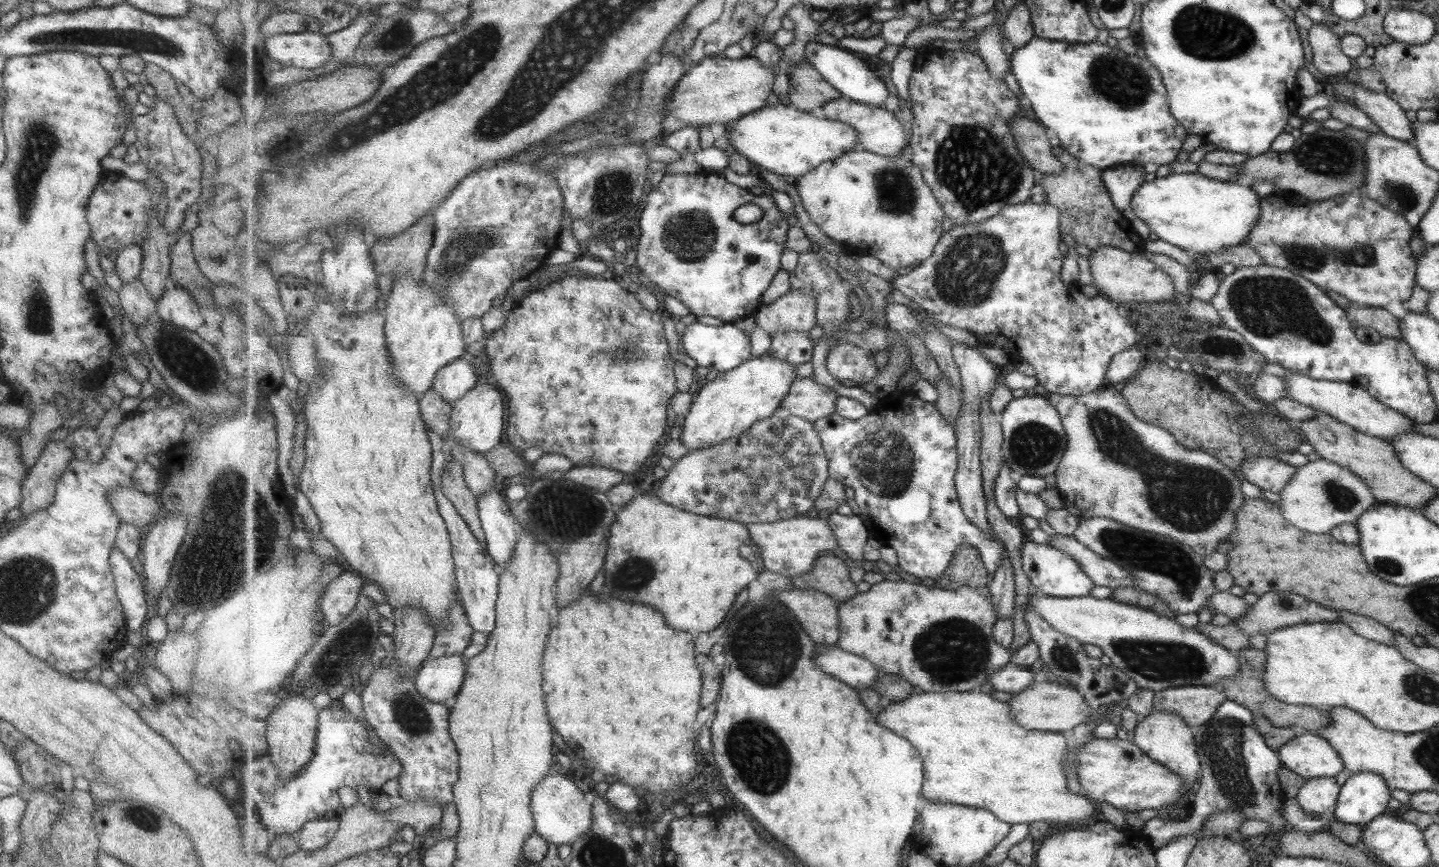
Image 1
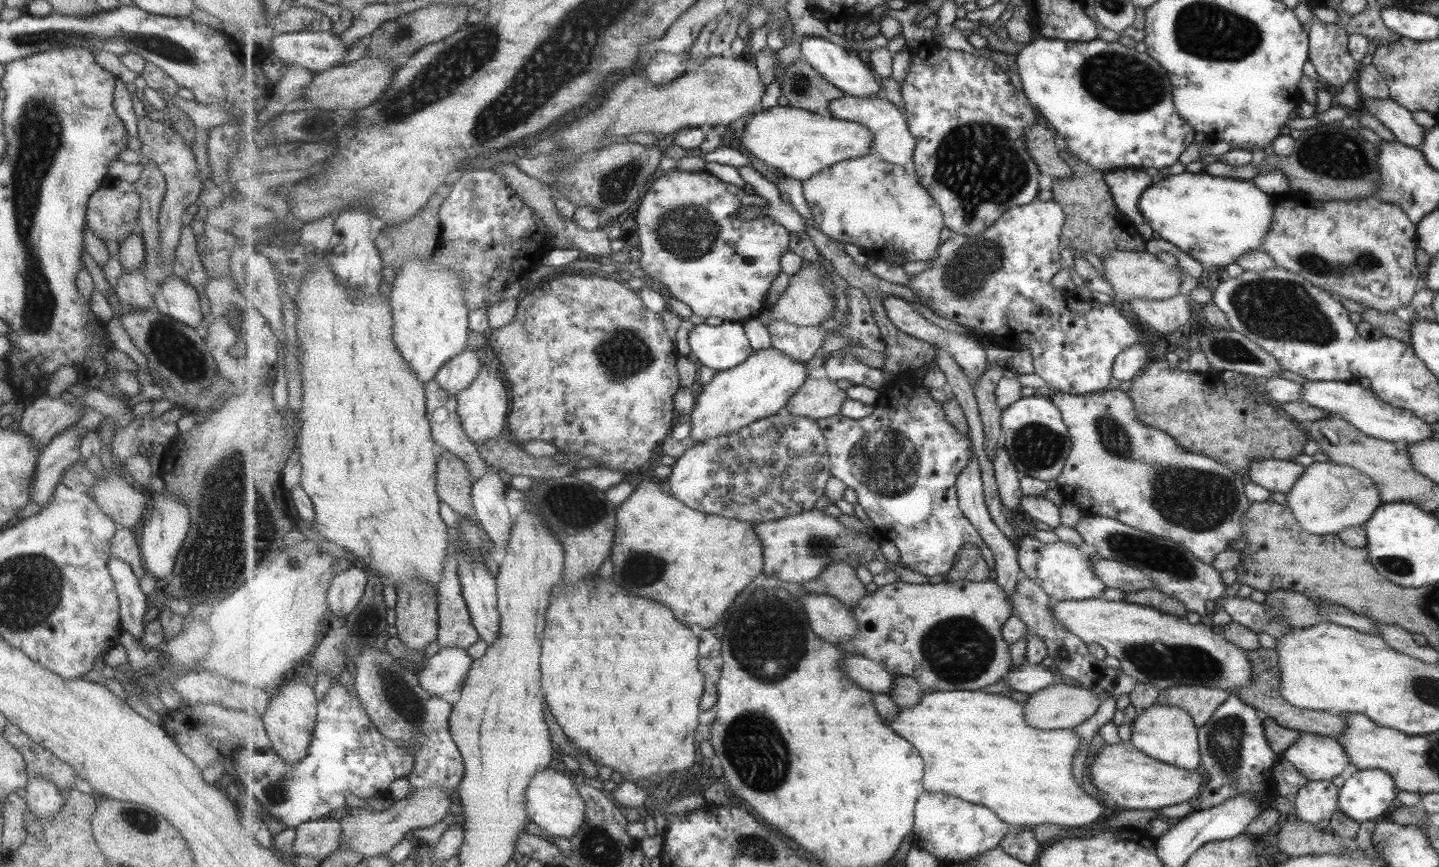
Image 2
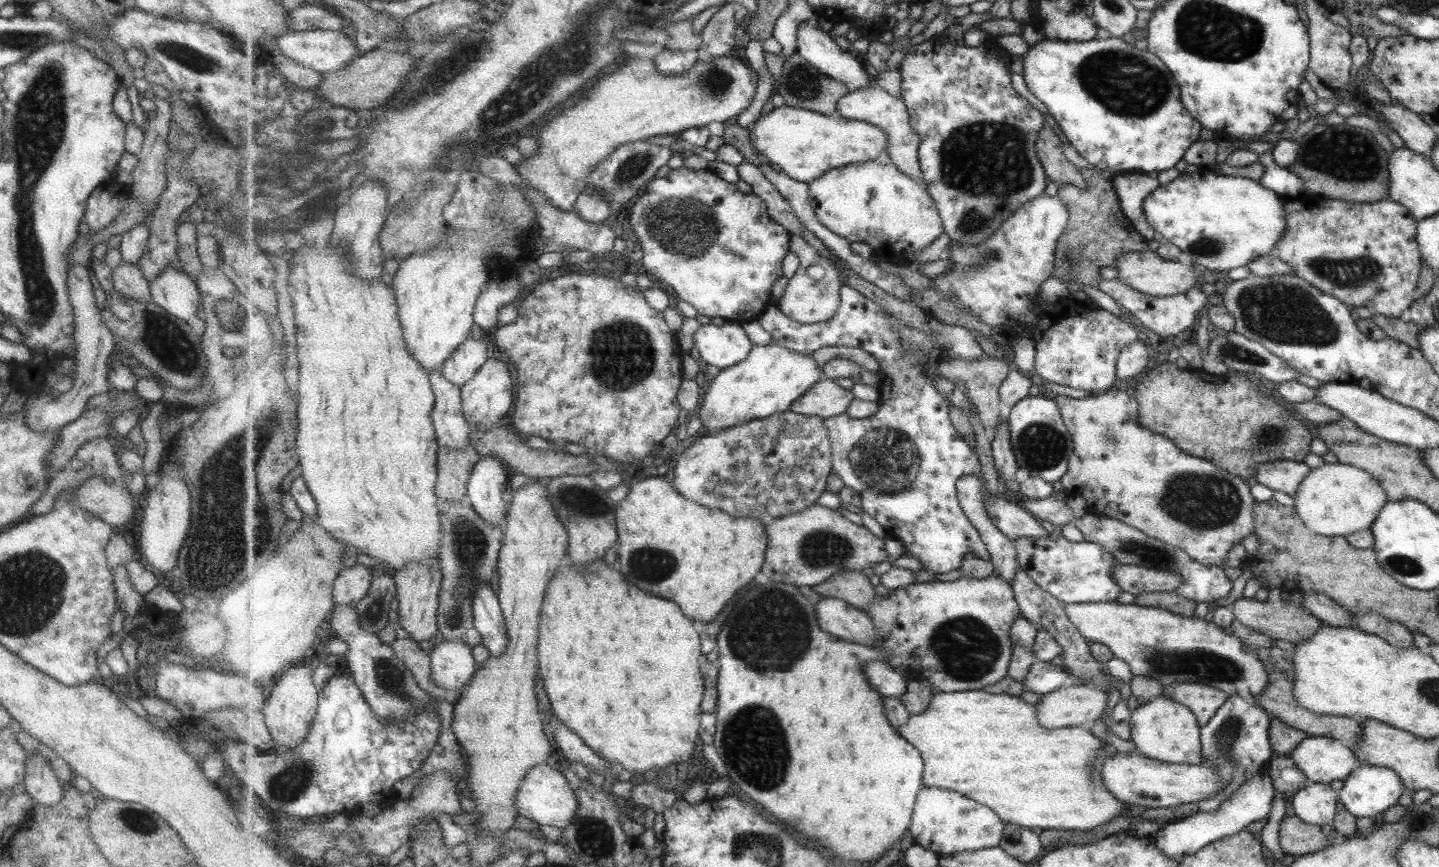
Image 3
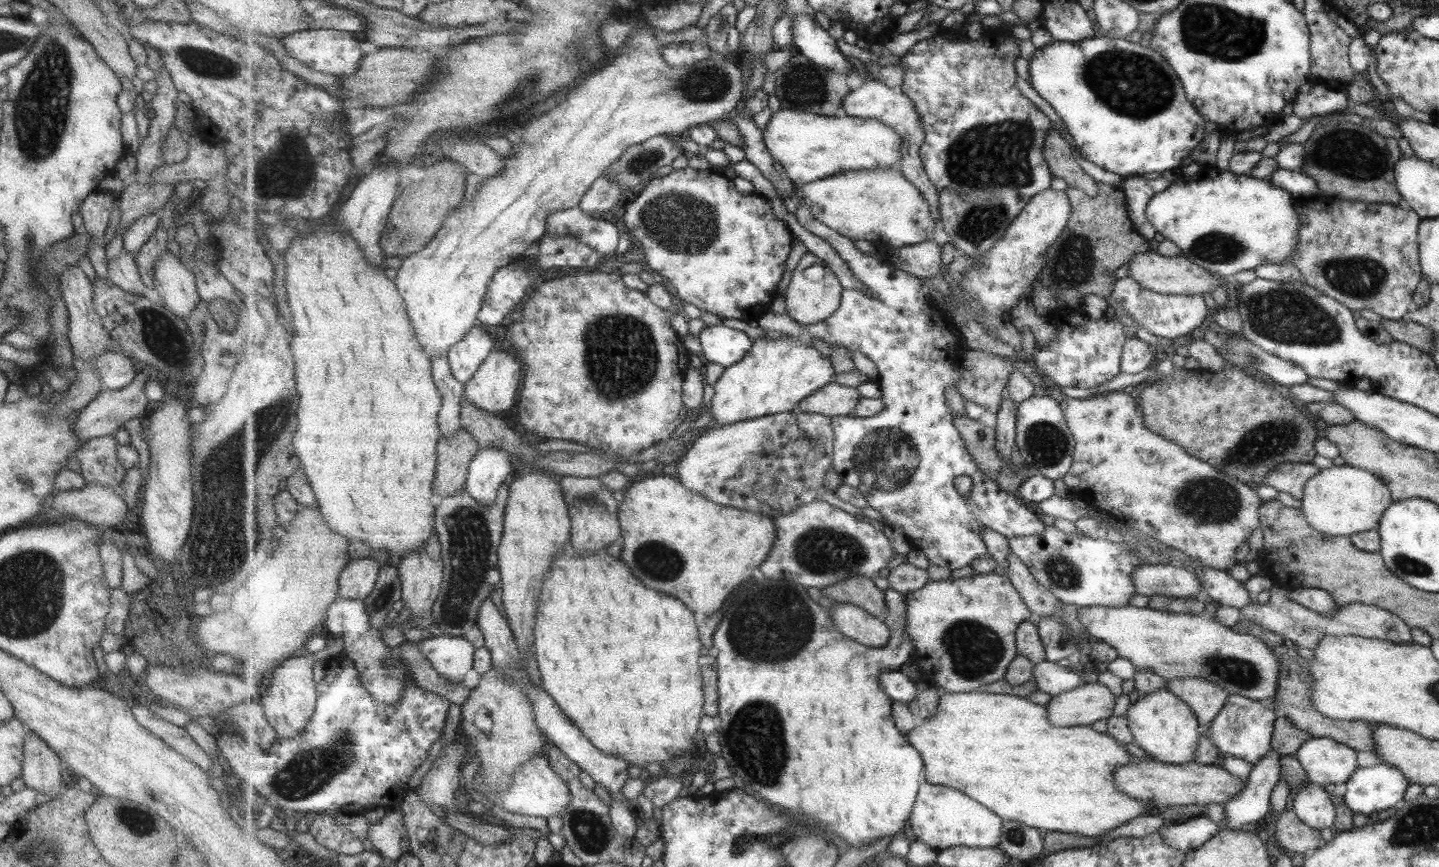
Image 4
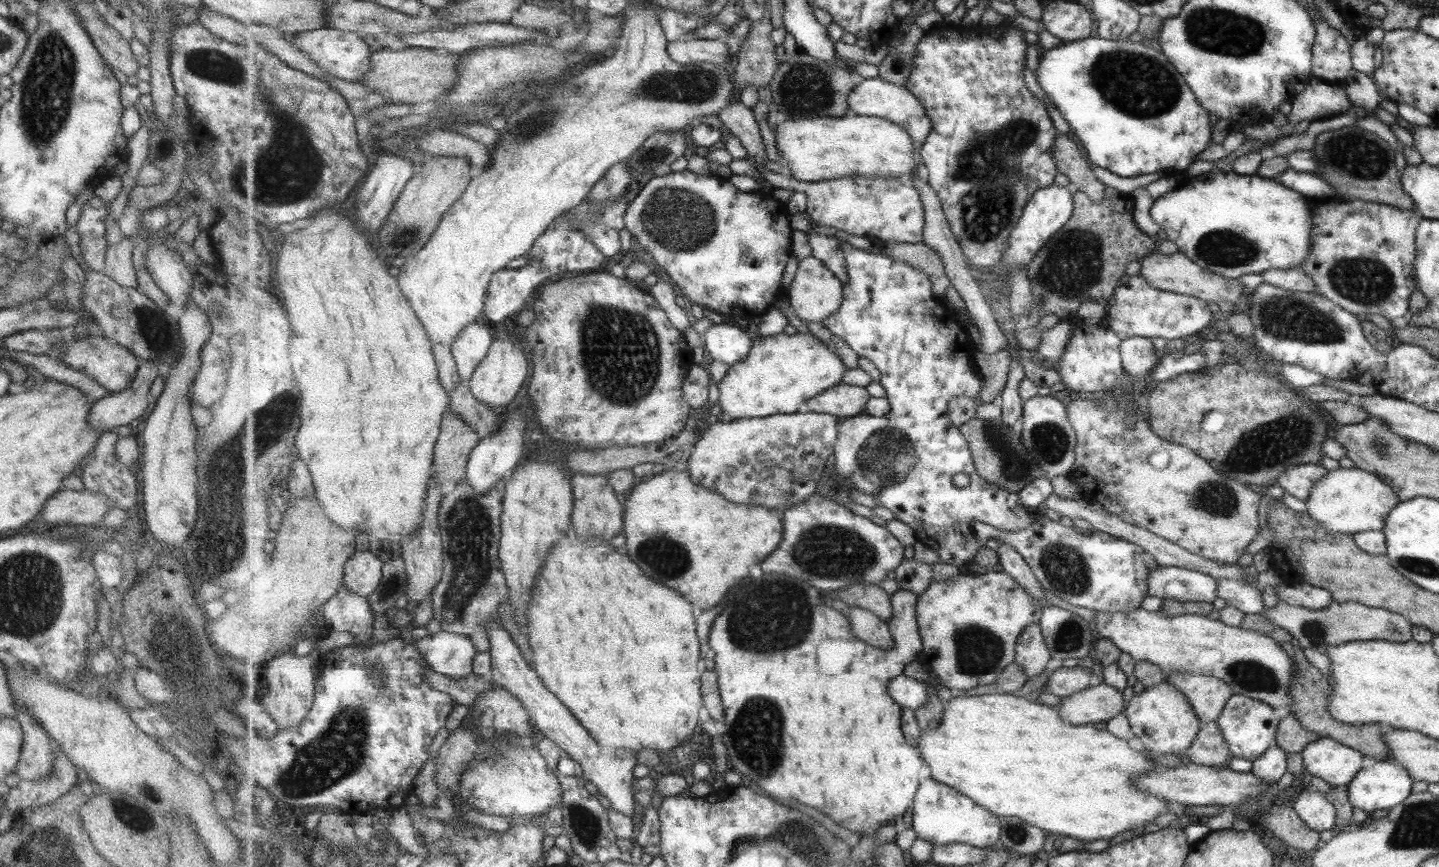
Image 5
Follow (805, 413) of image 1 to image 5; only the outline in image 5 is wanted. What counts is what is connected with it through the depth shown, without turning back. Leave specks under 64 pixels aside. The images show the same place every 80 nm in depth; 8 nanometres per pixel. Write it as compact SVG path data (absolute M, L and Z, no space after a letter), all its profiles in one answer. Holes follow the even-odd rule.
M841 382L810 398L806 404L811 412L835 414L839 418L846 418L863 414L871 397L865 386Z

